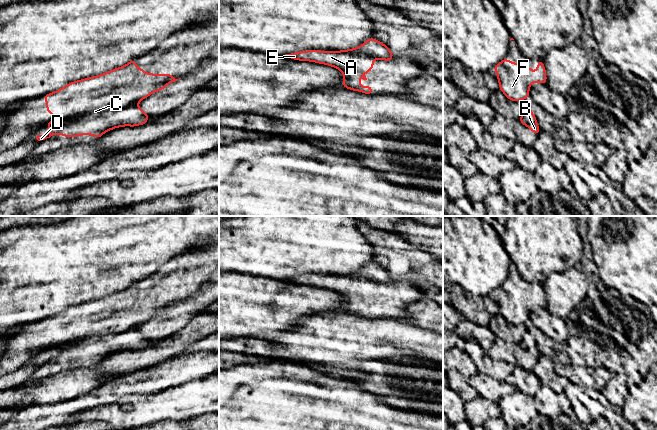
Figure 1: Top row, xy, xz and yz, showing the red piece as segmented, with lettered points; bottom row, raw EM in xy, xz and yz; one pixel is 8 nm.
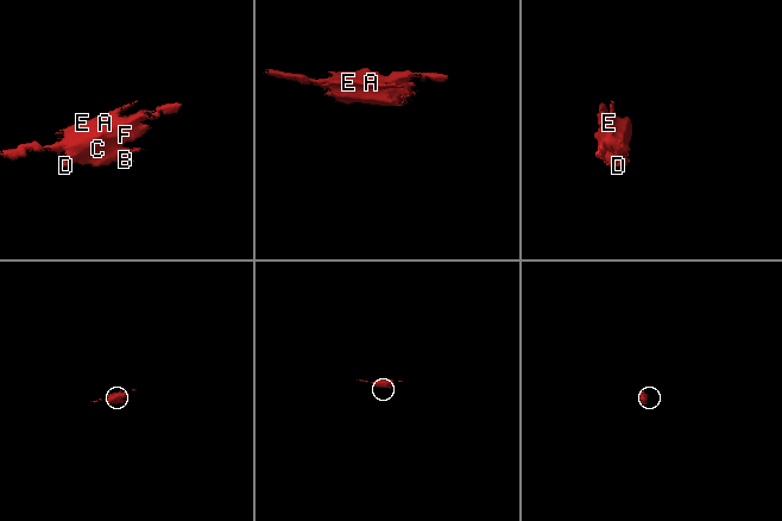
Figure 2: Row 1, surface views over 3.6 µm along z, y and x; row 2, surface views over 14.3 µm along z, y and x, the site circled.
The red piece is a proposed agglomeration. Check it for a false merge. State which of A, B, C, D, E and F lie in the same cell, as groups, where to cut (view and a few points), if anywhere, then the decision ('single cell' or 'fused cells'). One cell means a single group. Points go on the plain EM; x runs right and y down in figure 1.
groups A B C D E F; cut none; single cell

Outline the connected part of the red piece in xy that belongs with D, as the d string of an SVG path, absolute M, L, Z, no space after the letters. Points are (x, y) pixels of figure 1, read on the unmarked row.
M133 283L126 289L101 299L68 307L63 312L42 320L46 324L47 337L52 338L54 343L45 348L49 351L49 360L38 358L34 363L40 366L61 358L64 361L94 359L97 364L117 351L144 349L150 341L138 331L139 325L177 304L171 297L145 297L142 291L136 291L136 283Z

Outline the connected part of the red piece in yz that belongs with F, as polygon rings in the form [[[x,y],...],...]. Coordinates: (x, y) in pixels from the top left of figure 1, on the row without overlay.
[[[505,282],[493,290],[497,297],[499,313],[511,325],[526,324],[530,318],[529,313],[532,307],[547,307],[545,291],[542,283],[538,283],[537,294],[532,296],[531,290],[525,292],[523,289],[508,285]]]

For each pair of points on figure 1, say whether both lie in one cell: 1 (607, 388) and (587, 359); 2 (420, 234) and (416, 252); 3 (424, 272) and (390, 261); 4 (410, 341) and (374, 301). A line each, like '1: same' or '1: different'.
1: different
2: different
3: same
4: different

